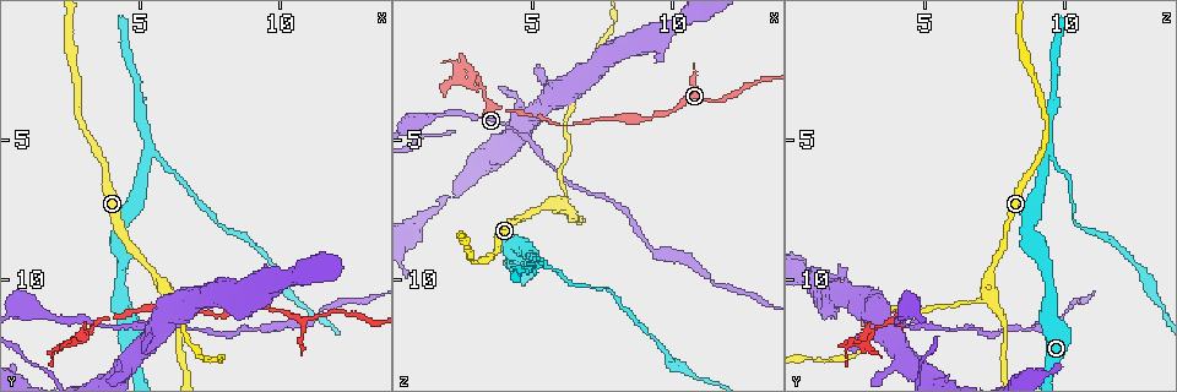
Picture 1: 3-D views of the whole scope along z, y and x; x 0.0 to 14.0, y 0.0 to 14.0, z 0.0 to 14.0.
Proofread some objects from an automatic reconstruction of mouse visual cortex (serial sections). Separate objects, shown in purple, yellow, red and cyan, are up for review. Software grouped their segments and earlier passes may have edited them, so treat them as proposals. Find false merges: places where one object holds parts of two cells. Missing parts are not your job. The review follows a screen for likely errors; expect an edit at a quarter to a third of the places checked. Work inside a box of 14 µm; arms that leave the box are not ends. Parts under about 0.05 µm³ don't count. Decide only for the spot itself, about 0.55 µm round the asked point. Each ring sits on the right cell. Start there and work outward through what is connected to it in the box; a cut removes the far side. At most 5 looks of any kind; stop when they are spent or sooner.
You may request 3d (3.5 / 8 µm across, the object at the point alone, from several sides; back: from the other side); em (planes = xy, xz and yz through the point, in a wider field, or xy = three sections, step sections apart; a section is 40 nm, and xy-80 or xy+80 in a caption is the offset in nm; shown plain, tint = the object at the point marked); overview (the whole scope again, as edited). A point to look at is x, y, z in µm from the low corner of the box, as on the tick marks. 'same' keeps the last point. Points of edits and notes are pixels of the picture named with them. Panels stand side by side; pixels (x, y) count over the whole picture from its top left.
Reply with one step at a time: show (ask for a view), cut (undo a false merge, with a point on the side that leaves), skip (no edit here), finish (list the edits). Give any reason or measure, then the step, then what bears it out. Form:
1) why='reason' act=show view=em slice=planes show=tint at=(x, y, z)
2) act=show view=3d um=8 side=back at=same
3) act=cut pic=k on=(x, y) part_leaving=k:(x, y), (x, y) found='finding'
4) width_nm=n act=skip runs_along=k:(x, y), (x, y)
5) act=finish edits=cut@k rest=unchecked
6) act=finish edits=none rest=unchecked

why='sharp bend' act=show view=3d um=3.5 at=(4.7, 11.6, 4.9)

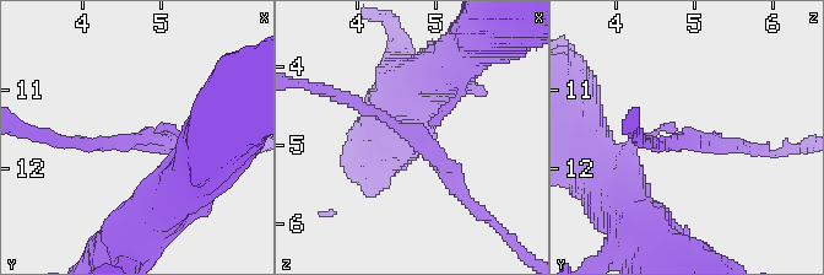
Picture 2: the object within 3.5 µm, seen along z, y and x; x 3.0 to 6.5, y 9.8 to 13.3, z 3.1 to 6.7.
arms=3 arm_widths_nm=100,200,200 why='need the tissue' act=show view=em slice=xy step=5 show=tint at=(4.70, 11.60, 4.85)

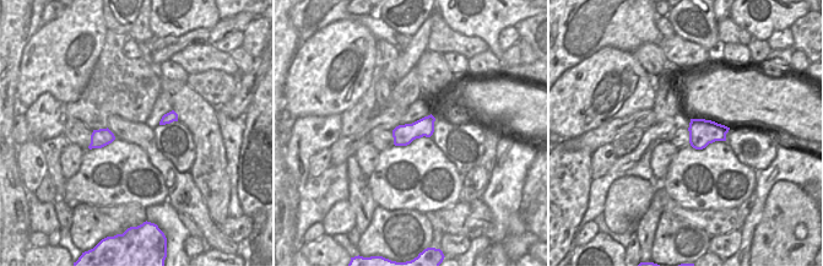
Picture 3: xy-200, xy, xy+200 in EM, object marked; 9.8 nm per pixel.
act=skip runs_along=2:(339, 93), (410, 134), (462, 84) found='one cell here'

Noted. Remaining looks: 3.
why='two arms at a narrow angle' act=show view=3d um=8 at=(5.5, 10.0, 7.3)

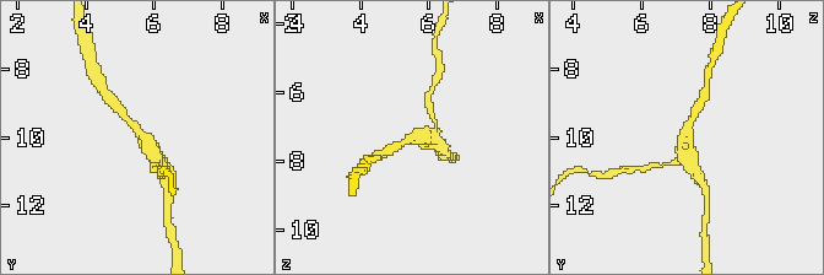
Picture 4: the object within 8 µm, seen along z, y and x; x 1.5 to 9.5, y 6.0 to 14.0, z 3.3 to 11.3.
arms=3 arm_widths_nm=250,250,300 why='need the tissue' act=show view=em slice=xy step=2 show=tint at=(5.6, 10.0, 7.4)

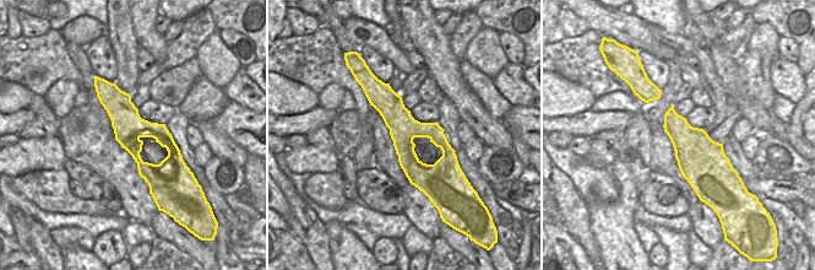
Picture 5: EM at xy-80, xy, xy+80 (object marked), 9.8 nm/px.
act=skip runs_along=4:(117, 108), (158, 154), (162, 162) found='one cell here'

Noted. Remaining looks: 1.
act=finish edits=none rest=unchecked

